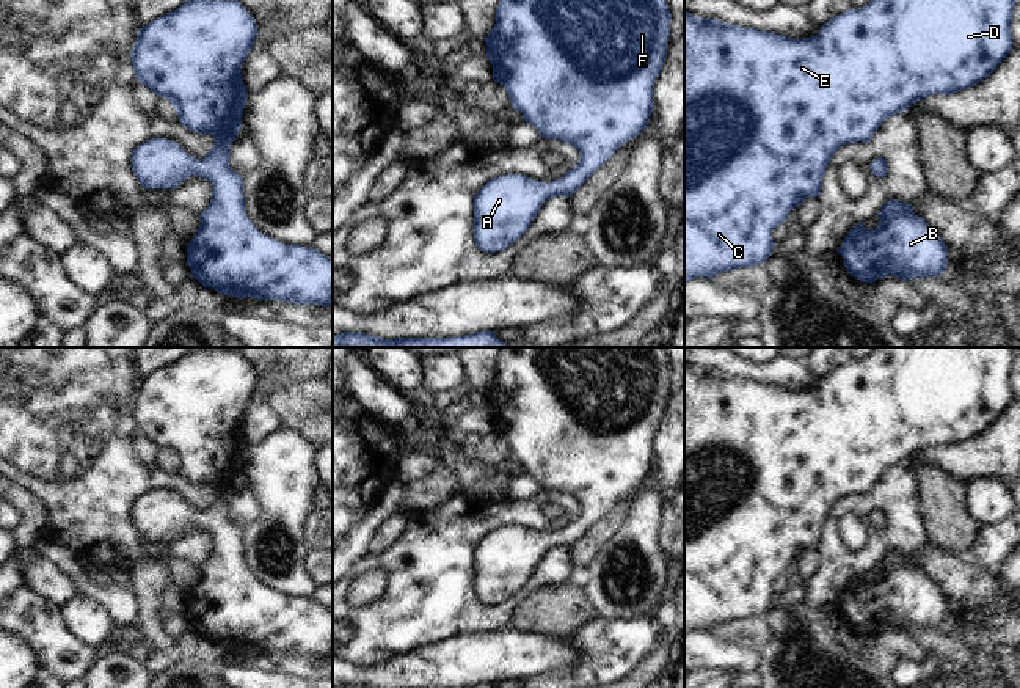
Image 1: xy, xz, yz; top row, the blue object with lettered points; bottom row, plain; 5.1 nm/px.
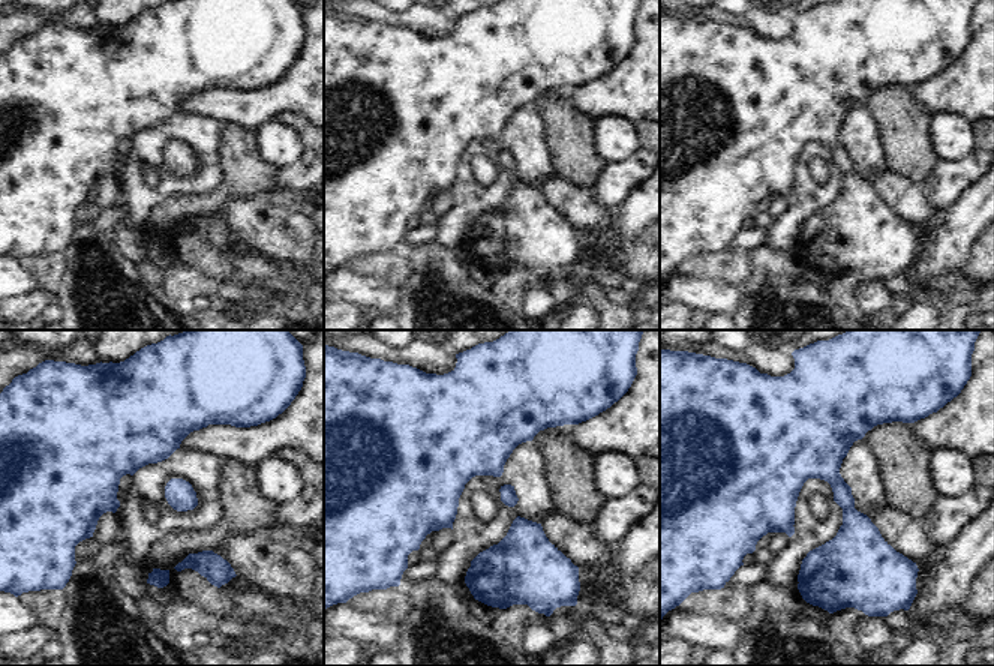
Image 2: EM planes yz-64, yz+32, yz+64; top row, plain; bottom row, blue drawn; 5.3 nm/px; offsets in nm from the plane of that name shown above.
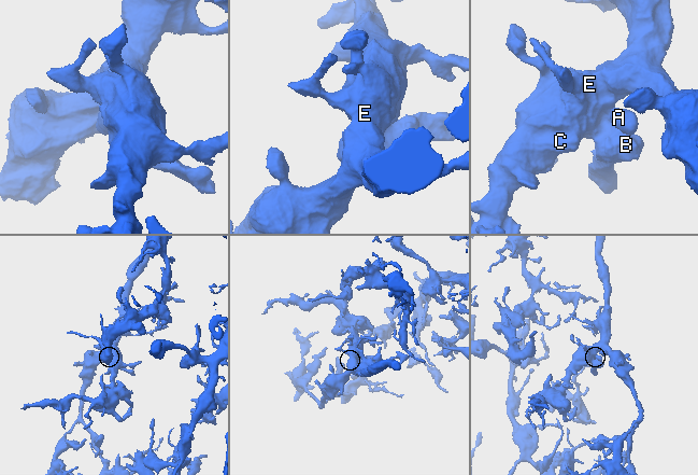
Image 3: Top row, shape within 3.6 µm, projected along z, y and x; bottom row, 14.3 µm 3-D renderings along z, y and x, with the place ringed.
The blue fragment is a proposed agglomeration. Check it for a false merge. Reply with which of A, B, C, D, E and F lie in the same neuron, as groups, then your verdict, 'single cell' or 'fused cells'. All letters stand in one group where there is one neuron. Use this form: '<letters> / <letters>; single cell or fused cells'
A B C D E F; single cell

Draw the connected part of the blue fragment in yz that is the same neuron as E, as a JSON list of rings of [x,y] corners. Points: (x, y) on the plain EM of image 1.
[[[877,347],[860,361],[849,361],[821,379],[811,390],[791,391],[770,383],[742,380],[684,363],[684,635],[714,630],[725,622],[764,616],[775,598],[772,583],[805,550],[818,550],[832,507],[849,495],[869,495],[879,478],[931,446],[954,446],[985,429],[1007,408],[1014,390],[1011,374],[1018,347]]]

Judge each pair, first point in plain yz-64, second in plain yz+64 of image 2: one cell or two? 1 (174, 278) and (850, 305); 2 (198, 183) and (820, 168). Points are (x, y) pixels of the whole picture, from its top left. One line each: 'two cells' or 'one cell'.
1: one cell
2: two cells

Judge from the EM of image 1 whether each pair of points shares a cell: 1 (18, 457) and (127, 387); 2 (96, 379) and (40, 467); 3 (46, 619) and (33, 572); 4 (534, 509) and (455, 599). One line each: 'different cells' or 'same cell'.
1: same cell
2: same cell
3: different cells
4: same cell

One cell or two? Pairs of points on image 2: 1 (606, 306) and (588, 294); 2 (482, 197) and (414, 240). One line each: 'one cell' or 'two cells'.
1: one cell
2: two cells

